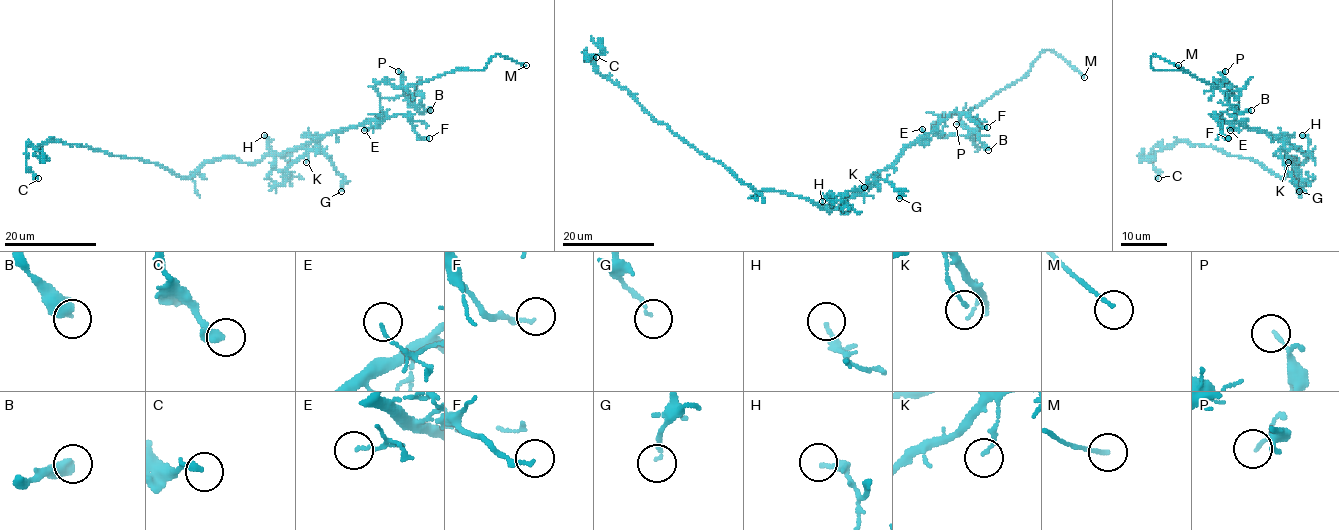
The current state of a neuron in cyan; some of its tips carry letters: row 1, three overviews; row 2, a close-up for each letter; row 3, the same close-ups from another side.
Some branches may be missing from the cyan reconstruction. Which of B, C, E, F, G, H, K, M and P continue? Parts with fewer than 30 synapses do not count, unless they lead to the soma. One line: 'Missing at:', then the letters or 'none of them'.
Missing at: M

